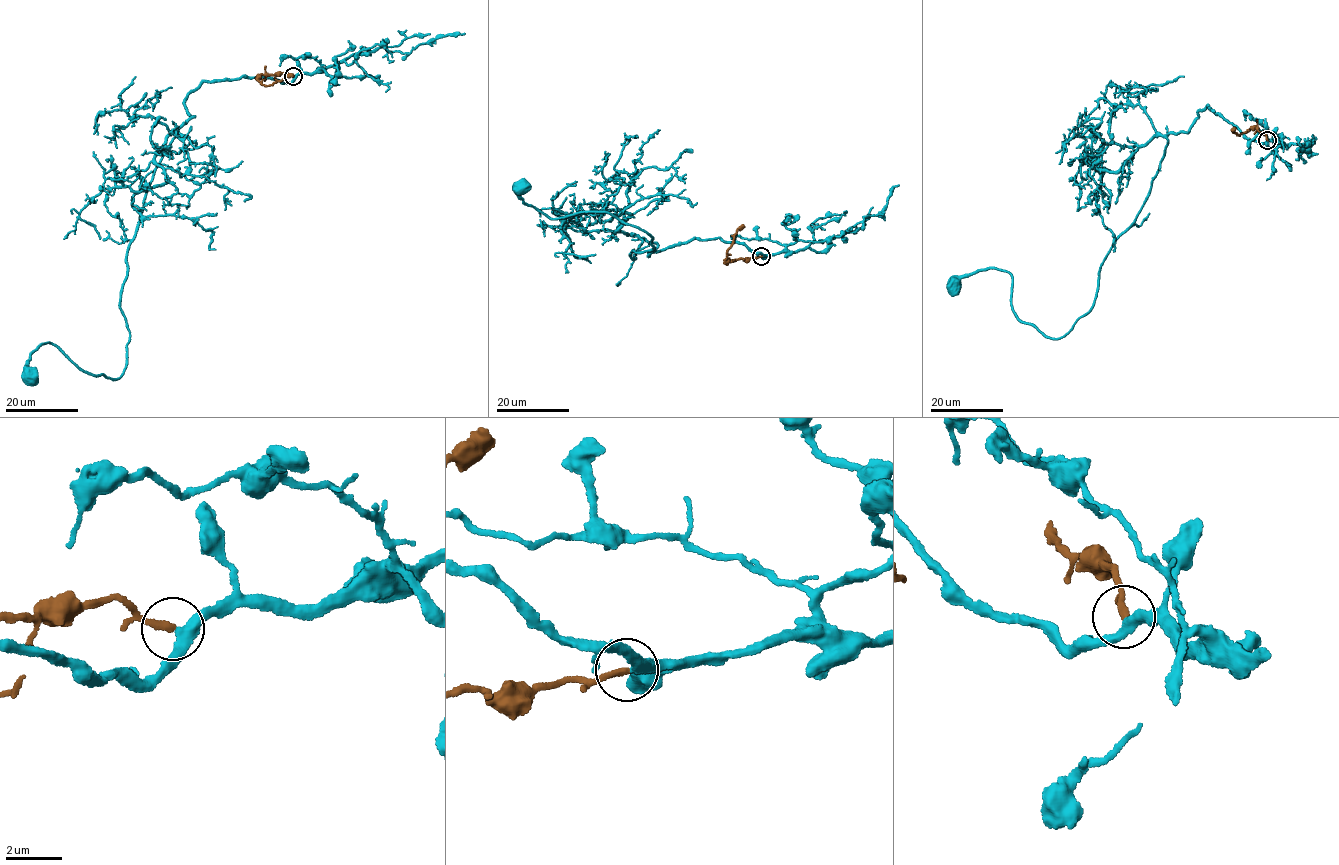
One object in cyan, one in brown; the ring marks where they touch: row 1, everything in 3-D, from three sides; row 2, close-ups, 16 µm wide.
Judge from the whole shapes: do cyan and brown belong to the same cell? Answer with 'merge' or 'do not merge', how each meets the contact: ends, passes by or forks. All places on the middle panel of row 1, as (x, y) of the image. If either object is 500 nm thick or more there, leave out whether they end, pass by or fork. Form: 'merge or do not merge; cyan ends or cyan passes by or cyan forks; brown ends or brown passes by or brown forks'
merge; cyan passes by; brown ends

